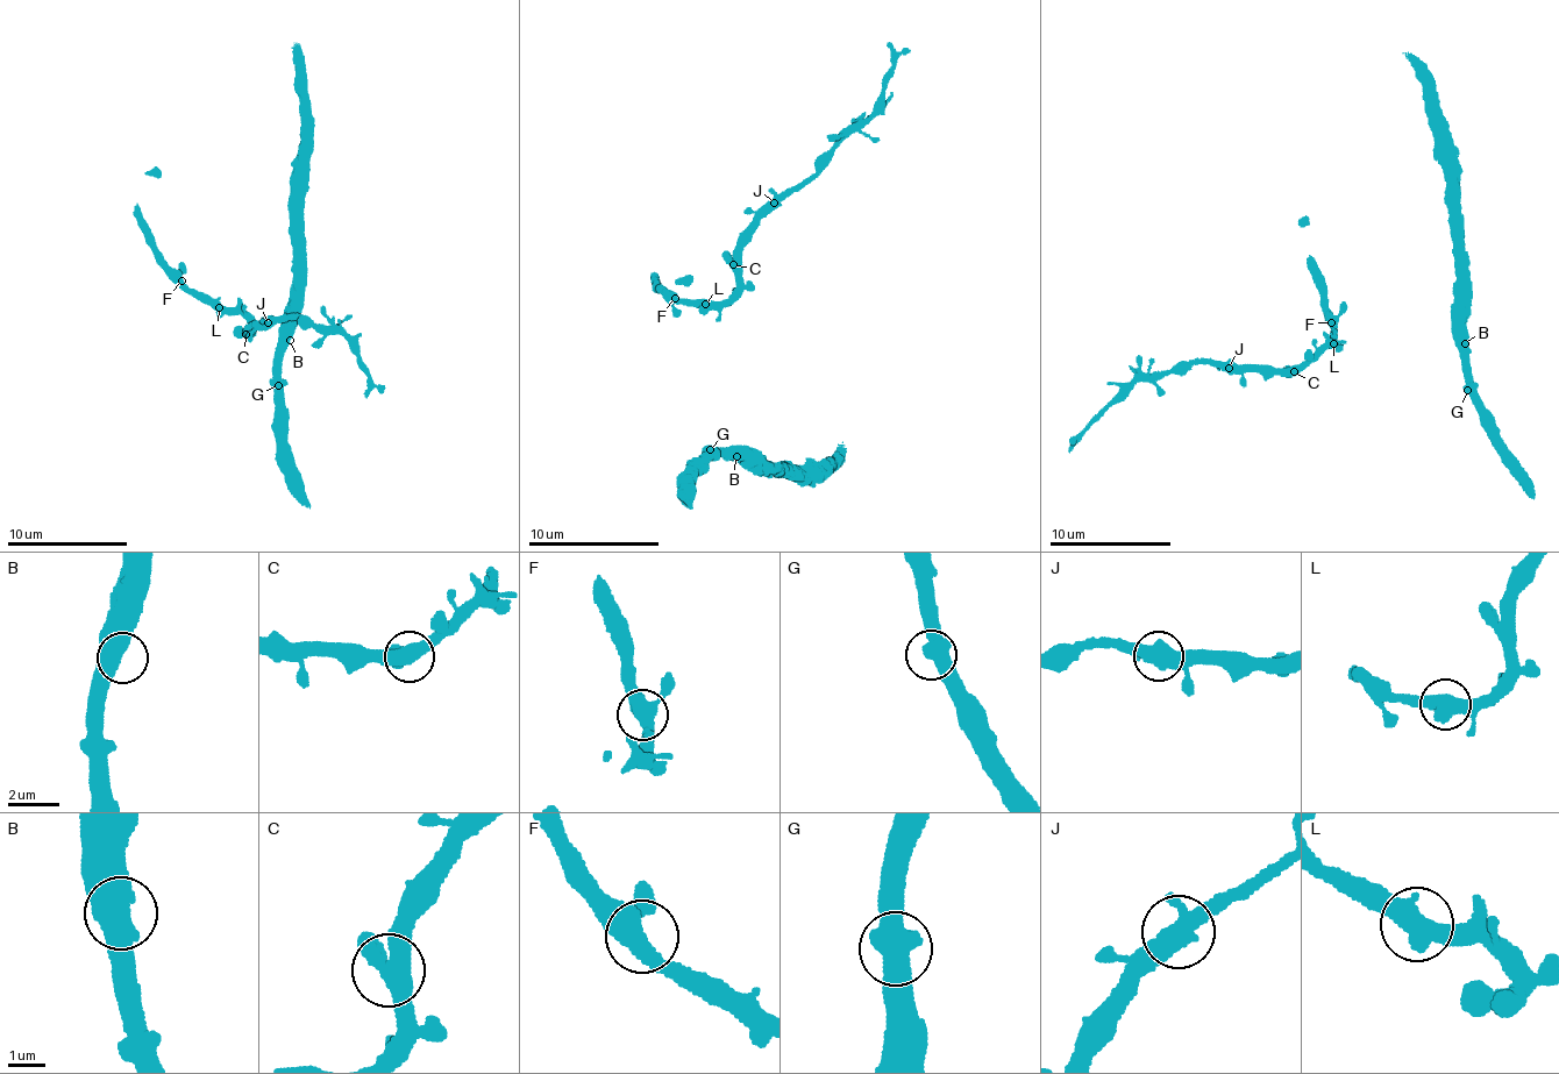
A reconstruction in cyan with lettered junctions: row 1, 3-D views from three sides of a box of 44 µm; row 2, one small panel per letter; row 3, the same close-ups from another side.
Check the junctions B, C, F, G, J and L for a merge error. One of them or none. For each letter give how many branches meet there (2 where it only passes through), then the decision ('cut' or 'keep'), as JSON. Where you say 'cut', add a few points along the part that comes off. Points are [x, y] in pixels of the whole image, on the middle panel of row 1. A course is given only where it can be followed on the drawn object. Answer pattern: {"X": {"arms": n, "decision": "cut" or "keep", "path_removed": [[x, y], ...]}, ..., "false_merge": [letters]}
{"B": {"arms": 2, "decision": "keep"}, "C": {"arms": 2, "decision": "keep"}, "F": {"arms": 3, "decision": "keep"}, "G": {"arms": 2, "decision": "keep"}, "J": {"arms": 2, "decision": "keep"}, "L": {"arms": 2, "decision": "keep"}, "false_merge": []}

